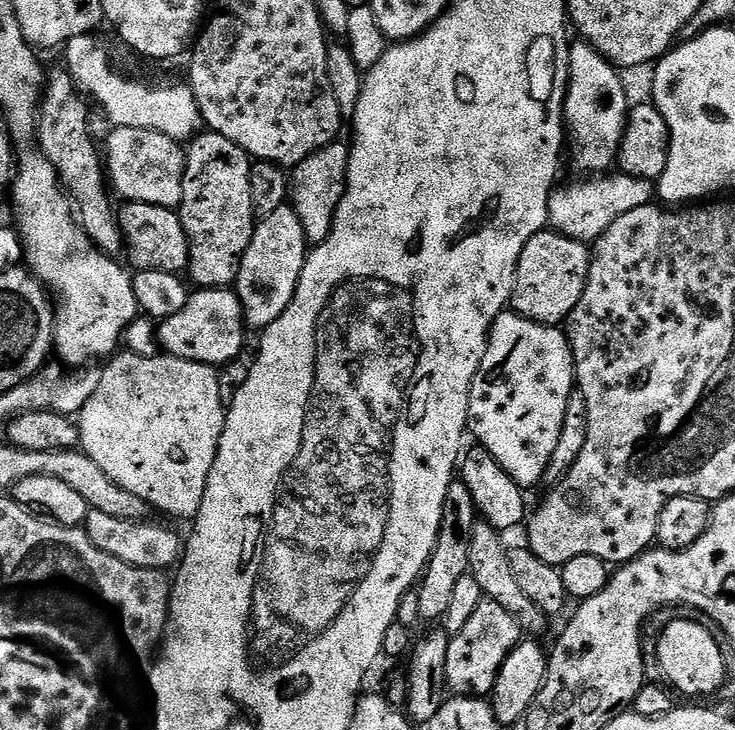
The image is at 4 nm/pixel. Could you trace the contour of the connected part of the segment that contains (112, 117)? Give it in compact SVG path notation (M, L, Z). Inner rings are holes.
M92 34L74 38L63 52L68 59L66 71L76 81L76 87L85 97L100 103L101 110L108 115L109 125L154 130L177 142L191 141L205 127L198 102L187 83L164 84L161 88L155 88L144 80L131 80L120 72L112 72L112 60L108 57L107 50L100 48L96 38Z

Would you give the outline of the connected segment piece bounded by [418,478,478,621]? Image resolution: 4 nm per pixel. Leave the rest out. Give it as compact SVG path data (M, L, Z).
M459 478L453 479L450 490L446 490L440 536L436 540L432 557L428 559L428 567L424 569L418 584L422 619L439 621L450 606L450 598L454 598L454 586L458 586L458 578L469 575L468 547L472 527L475 526L477 519L478 513L474 506L474 498L470 498L470 490L466 490L466 486Z

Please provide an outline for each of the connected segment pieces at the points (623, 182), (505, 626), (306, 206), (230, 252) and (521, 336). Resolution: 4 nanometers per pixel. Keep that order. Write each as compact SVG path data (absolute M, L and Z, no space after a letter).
M604 174L599 178L588 178L585 184L568 184L565 188L557 187L548 198L548 224L562 235L570 237L572 240L583 240L585 242L595 242L600 235L605 232L608 225L614 223L622 214L630 210L638 210L638 206L653 203L654 188L649 181L636 180L632 176L623 174Z
M491 602L481 603L480 608L474 610L474 614L470 614L470 622L466 622L466 626L462 626L462 630L455 633L448 641L448 653L446 654L447 691L451 693L453 697L487 697L492 691L494 682L498 678L498 674L502 670L506 658L512 653L512 649L520 643L521 639L522 633L518 622L513 616L506 614L506 610L502 610L502 606Z
M347 143L328 144L322 150L307 156L290 172L290 206L302 224L305 241L315 246L322 243L334 226L344 187L348 184L348 158L350 148Z
M211 130L199 133L187 145L184 158L184 189L178 215L184 233L188 236L188 266L187 275L192 275L191 283L197 289L228 288L235 285L236 275L240 272L240 263L250 246L250 238L254 234L258 217L252 211L250 202L250 170L253 161L247 152L242 150L230 138Z
M505 310L500 313L499 318L492 323L492 333L488 336L486 354L482 358L482 366L478 366L478 374L474 374L474 382L470 390L470 402L468 403L468 428L476 435L475 443L484 448L497 462L518 482L520 487L528 490L531 484L536 484L544 476L556 447L560 444L560 435L564 432L564 419L568 416L568 399L574 396L574 385L576 382L576 365L572 362L572 347L568 345L568 337L559 327L551 324L539 324L528 320L518 313Z

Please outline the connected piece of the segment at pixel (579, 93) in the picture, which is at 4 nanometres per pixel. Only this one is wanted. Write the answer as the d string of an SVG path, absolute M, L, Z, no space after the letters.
M573 41L569 47L568 90L564 102L565 125L571 145L572 142L574 144L572 164L578 171L588 172L584 174L602 174L617 161L630 99L615 65L587 41L577 41Z

